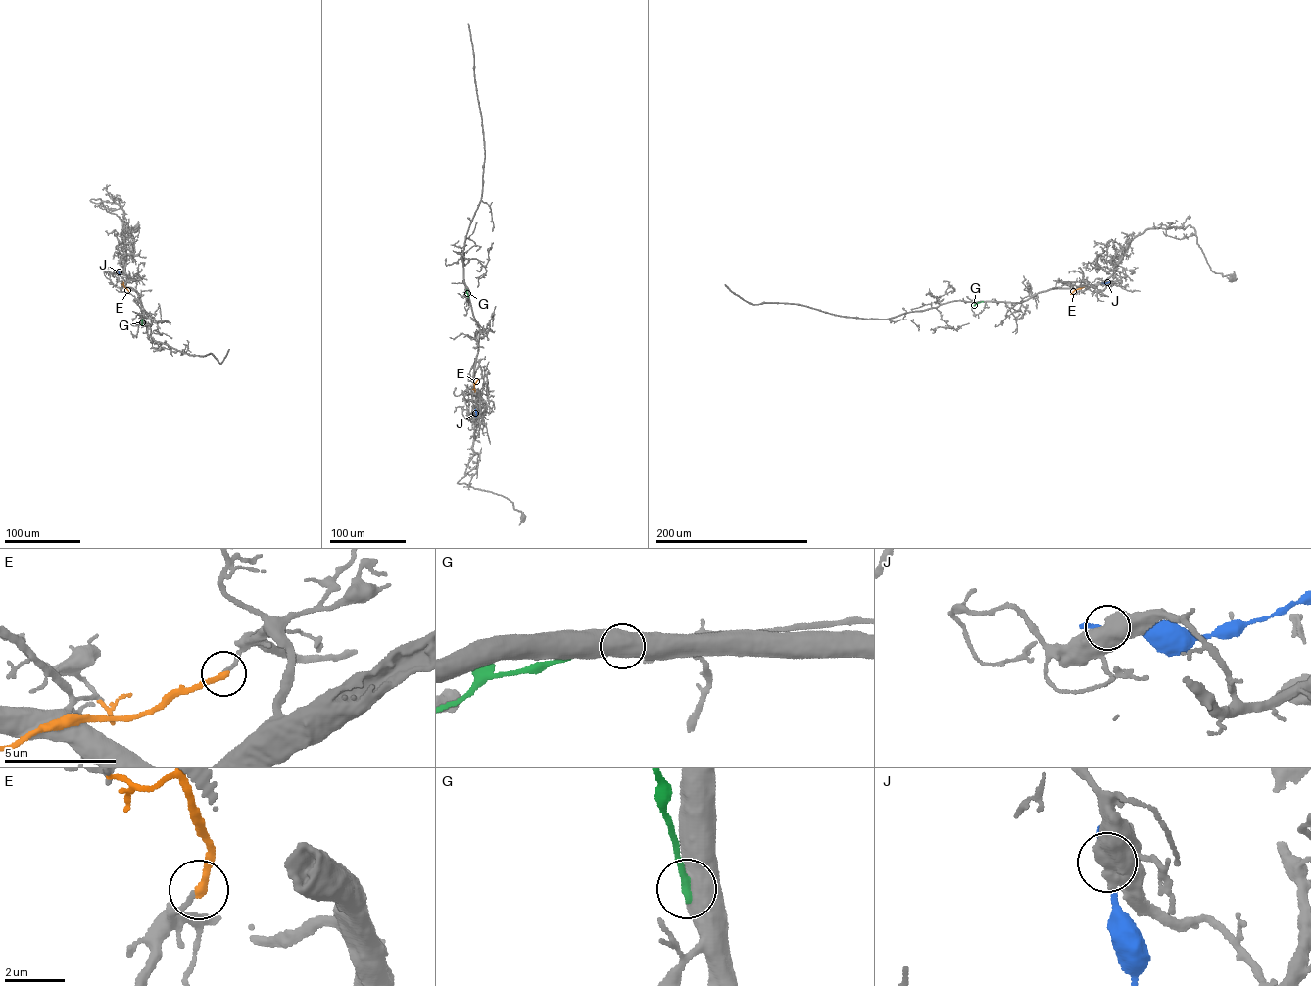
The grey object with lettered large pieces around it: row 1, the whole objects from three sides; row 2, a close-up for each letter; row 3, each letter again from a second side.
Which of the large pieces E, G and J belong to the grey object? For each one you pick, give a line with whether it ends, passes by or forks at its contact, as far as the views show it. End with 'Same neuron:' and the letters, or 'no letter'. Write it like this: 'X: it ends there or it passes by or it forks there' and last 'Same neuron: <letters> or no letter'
Same neuron: no letter

